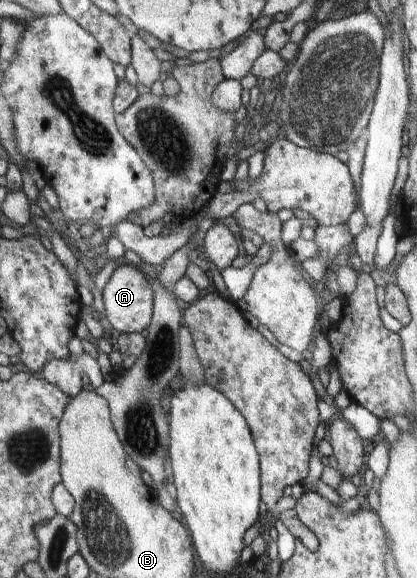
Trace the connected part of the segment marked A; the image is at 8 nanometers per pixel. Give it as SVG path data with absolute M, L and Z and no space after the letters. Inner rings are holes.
M119 262L102 291L106 319L120 333L142 333L150 325L153 315L153 299L151 280L141 267L131 266L129 262Z

